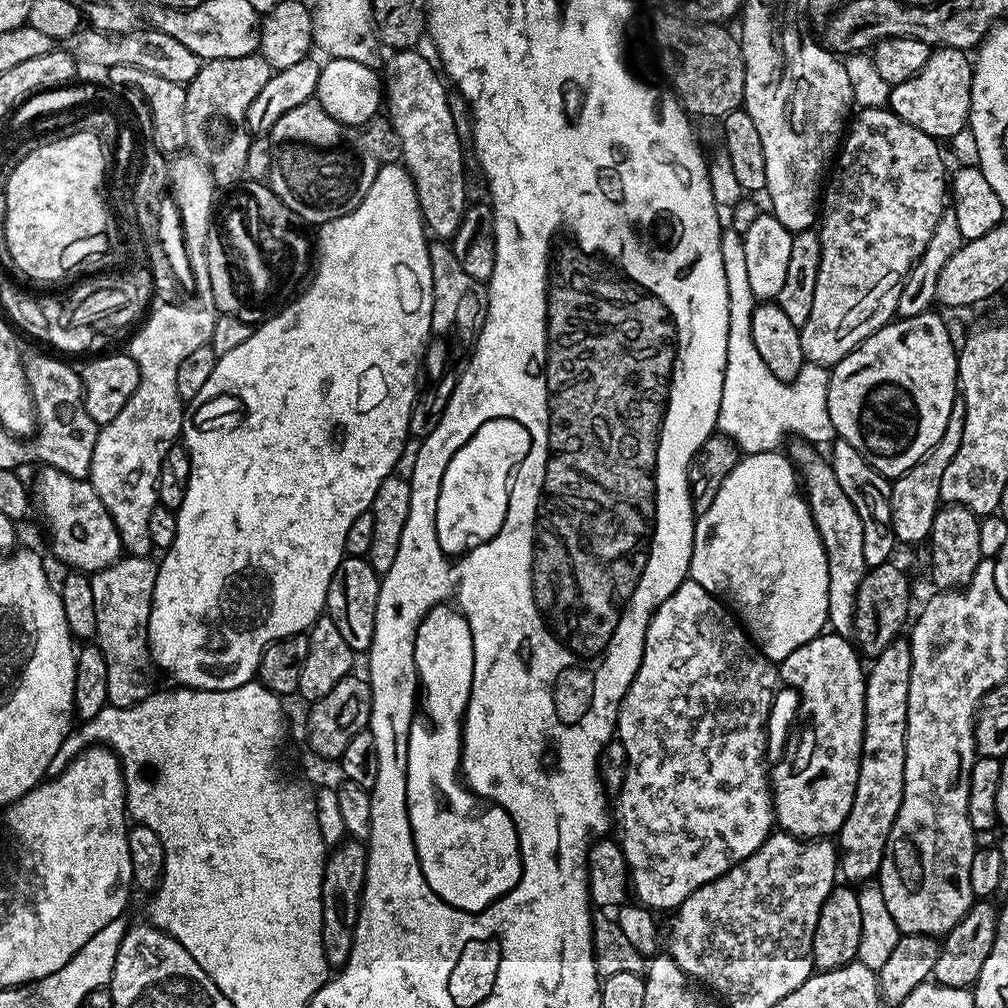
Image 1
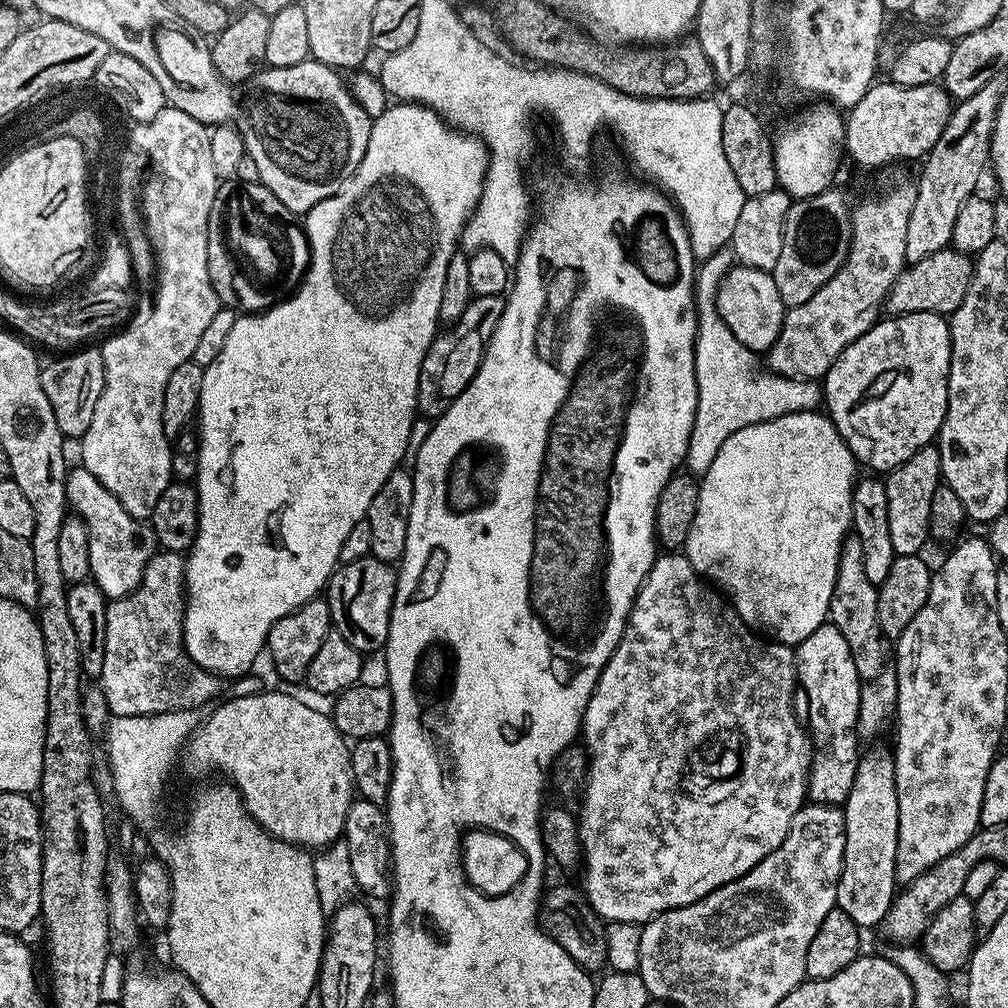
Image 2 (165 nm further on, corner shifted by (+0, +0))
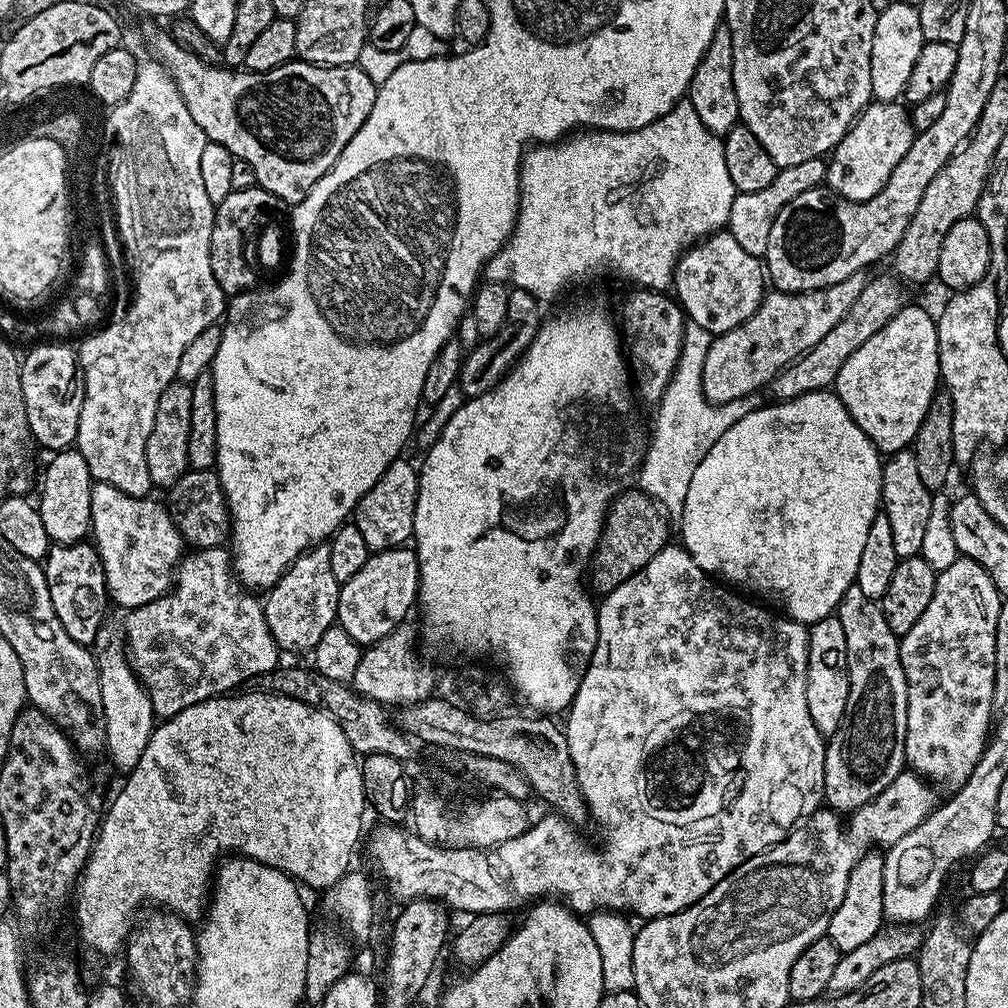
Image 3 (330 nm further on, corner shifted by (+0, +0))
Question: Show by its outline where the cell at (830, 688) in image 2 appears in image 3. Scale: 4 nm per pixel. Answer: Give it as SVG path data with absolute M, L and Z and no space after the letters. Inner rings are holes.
M833 615L811 625L808 633L808 685L806 698L810 706L810 718L818 726L820 735L830 738L842 722L848 697L848 663L846 662L846 634L842 622Z

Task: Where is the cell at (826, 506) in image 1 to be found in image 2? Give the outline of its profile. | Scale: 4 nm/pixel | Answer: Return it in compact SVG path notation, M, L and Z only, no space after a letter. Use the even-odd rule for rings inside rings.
M854 534L845 536L840 546L838 574L828 614L830 623L840 631L842 638L846 638L846 646L850 646L850 658L854 658L854 670L858 670L860 697L856 735L864 742L872 740L882 735L887 728L889 731L896 714L896 657L893 641L884 635L878 622L878 588L870 582L870 578L866 578L862 563L862 542Z

